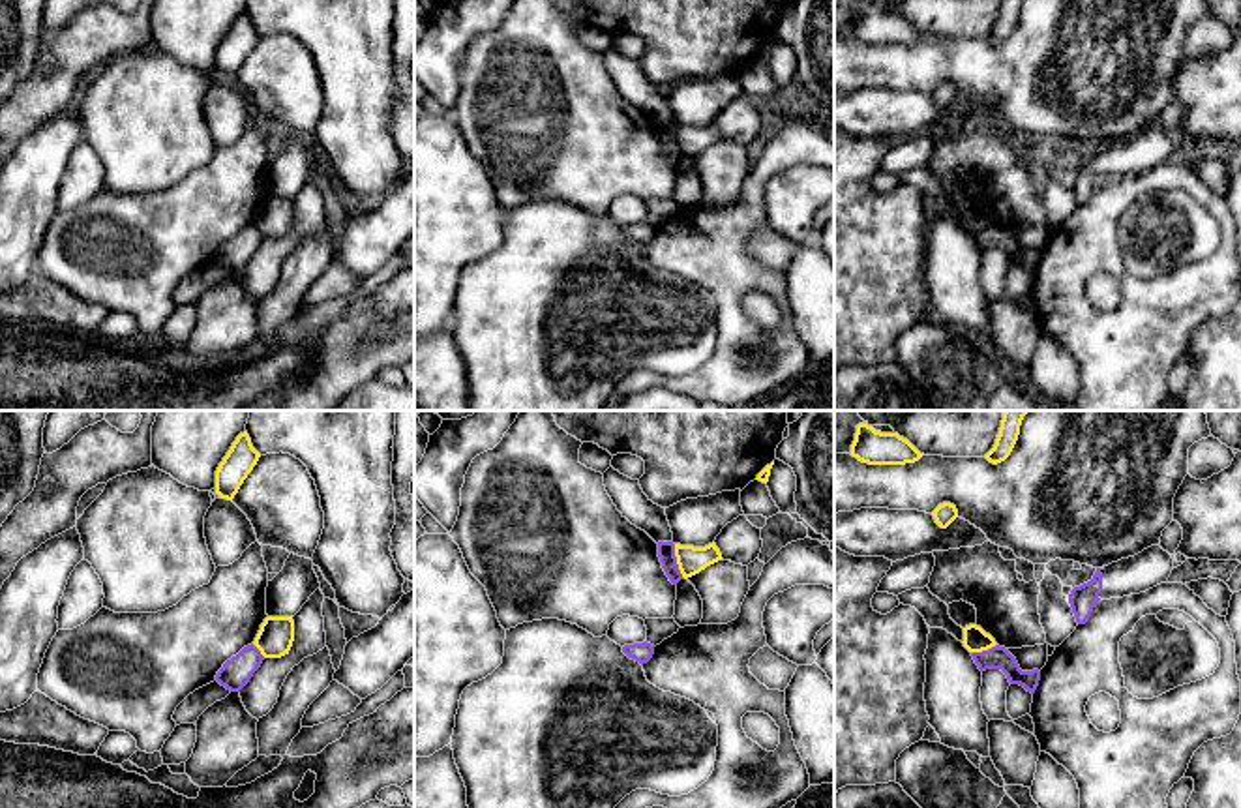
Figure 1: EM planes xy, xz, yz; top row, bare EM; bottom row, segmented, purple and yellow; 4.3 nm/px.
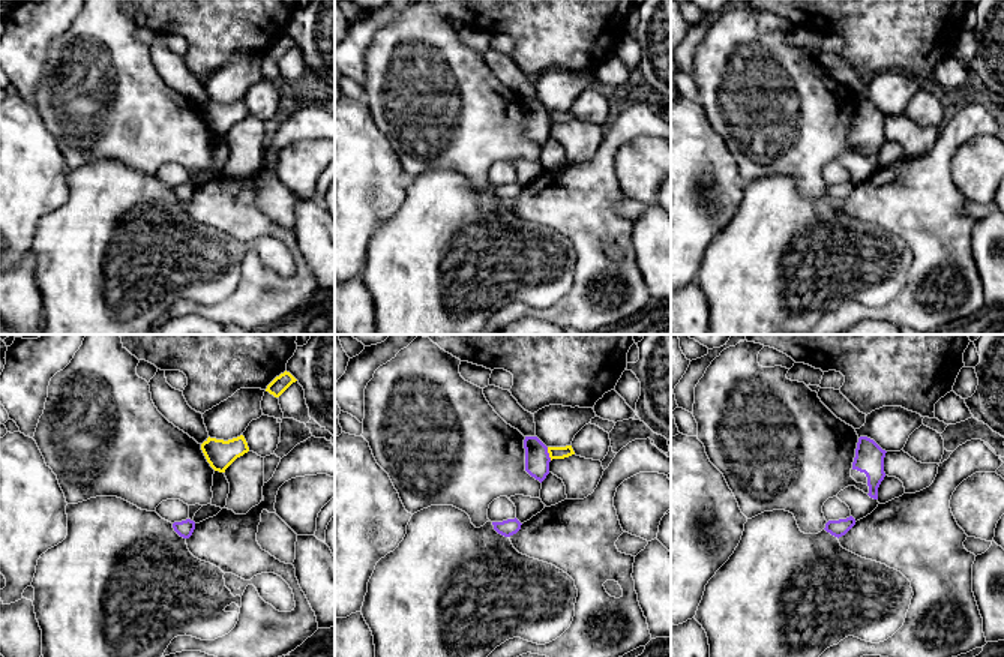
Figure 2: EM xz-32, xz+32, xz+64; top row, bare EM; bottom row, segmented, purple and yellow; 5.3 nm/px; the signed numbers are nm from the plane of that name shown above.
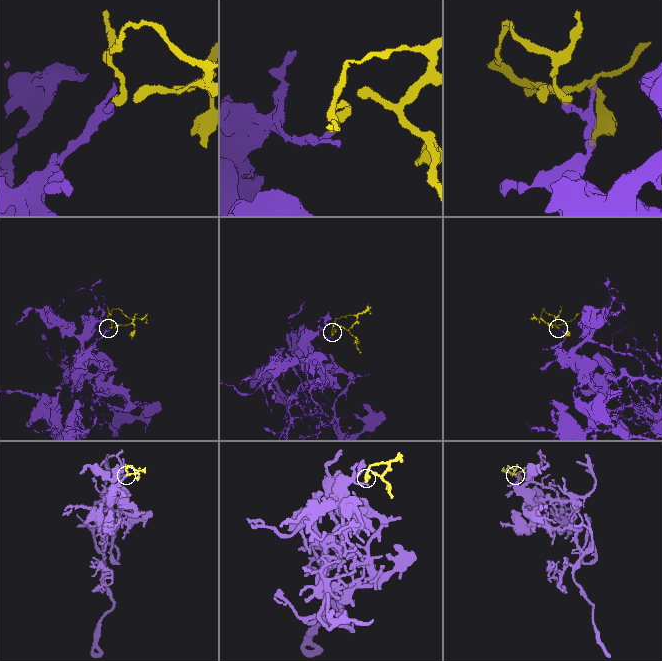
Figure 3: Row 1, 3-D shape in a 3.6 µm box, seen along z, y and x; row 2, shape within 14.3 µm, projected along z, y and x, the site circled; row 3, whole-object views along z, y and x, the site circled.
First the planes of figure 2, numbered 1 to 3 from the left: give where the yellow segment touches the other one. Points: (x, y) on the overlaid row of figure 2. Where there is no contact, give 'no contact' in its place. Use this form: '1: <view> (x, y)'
1: no contact
2: xz+32 (548, 453)
3: no contact

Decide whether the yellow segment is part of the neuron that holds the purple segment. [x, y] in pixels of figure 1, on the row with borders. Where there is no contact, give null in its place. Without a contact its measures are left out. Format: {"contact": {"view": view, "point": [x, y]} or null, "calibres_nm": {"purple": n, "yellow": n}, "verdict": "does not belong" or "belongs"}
{"contact": {"view": "xz", "point": [675, 561]}, "calibres_nm": {"purple": 80, "yellow": 120}, "verdict": "does not belong"}

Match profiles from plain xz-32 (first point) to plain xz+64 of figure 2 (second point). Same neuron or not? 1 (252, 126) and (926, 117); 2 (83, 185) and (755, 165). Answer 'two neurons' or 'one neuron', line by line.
1: two neurons
2: two neurons

